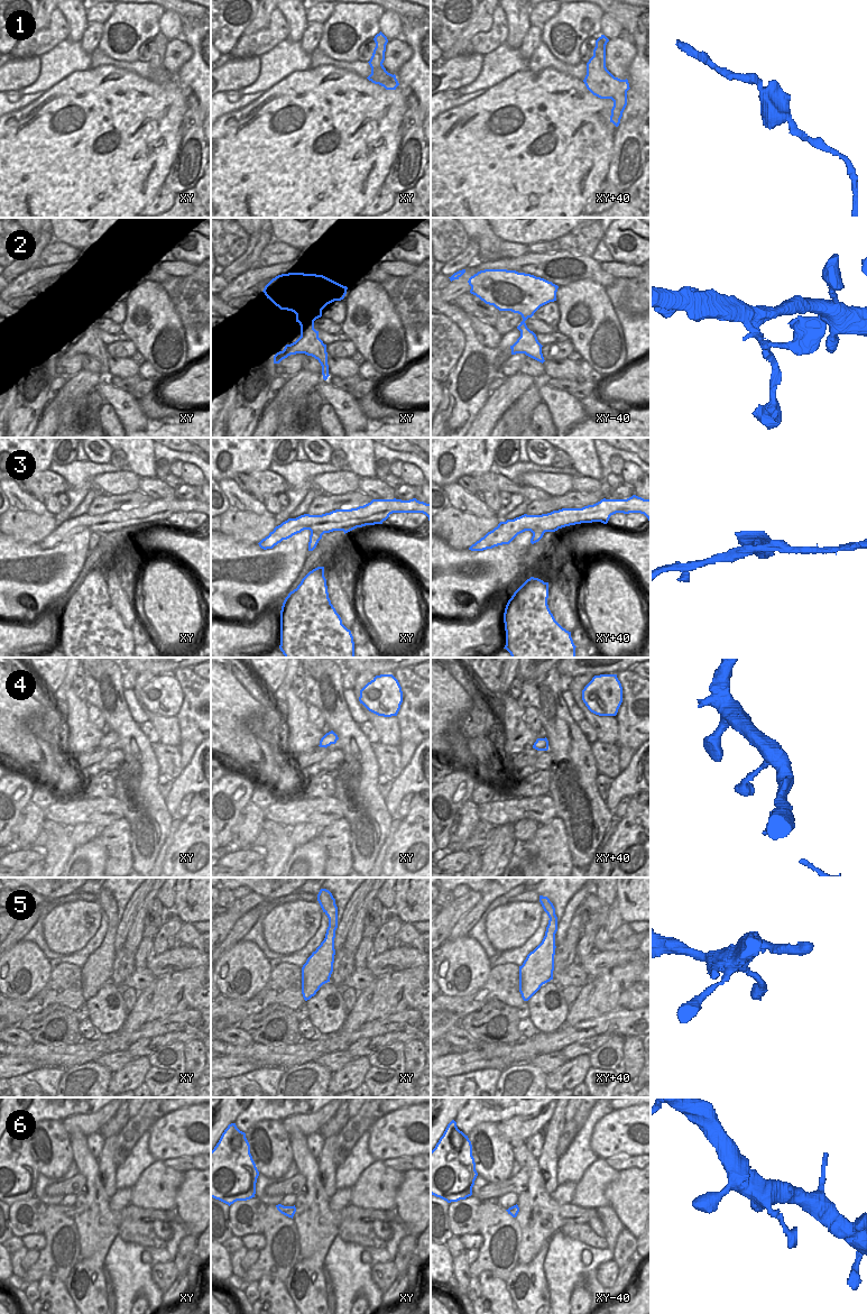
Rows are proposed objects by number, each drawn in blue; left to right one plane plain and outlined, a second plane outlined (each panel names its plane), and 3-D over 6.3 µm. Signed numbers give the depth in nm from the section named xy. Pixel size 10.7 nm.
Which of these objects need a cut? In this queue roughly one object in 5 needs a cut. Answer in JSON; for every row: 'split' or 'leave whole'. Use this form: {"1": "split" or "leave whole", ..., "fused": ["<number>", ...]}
{"1": "leave whole", "2": "leave whole", "3": "leave whole", "4": "leave whole", "5": "leave whole", "6": "leave whole", "fused": []}

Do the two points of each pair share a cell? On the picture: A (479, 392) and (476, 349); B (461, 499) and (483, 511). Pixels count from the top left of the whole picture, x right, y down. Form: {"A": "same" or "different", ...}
{"A": "same", "B": "same"}

